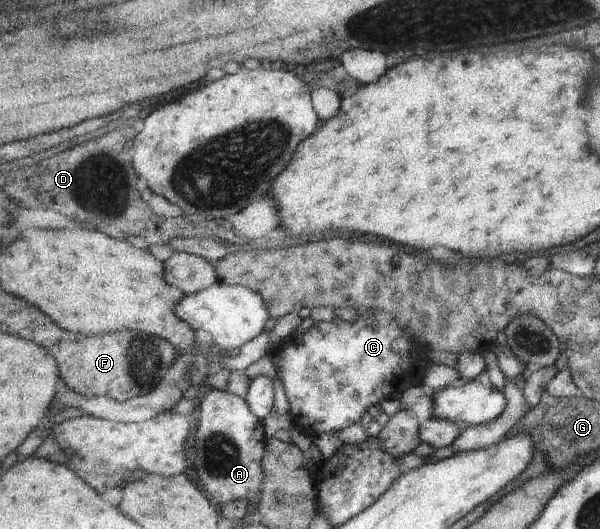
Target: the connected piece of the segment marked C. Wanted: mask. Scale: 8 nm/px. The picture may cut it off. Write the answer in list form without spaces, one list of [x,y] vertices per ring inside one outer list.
[[[363,308],[356,311],[356,321],[348,322],[337,317],[330,321],[315,321],[306,331],[297,328],[286,339],[286,345],[278,354],[277,375],[291,400],[291,414],[297,426],[310,428],[312,435],[318,431],[338,433],[361,422],[367,412],[374,411],[375,404],[389,399],[391,394],[397,394],[399,380],[403,382],[405,372],[411,372],[407,366],[413,366],[415,358],[425,358],[425,348],[419,348],[415,340],[411,340],[409,346],[409,336],[393,314],[379,308],[367,310],[370,312],[367,316],[363,314]]]

